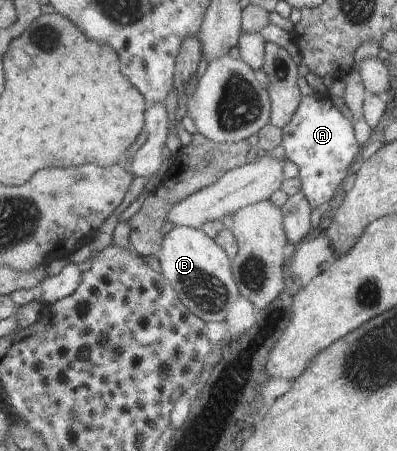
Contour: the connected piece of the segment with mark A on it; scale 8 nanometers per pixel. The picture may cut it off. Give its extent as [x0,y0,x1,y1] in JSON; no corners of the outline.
[283,96,361,210]

